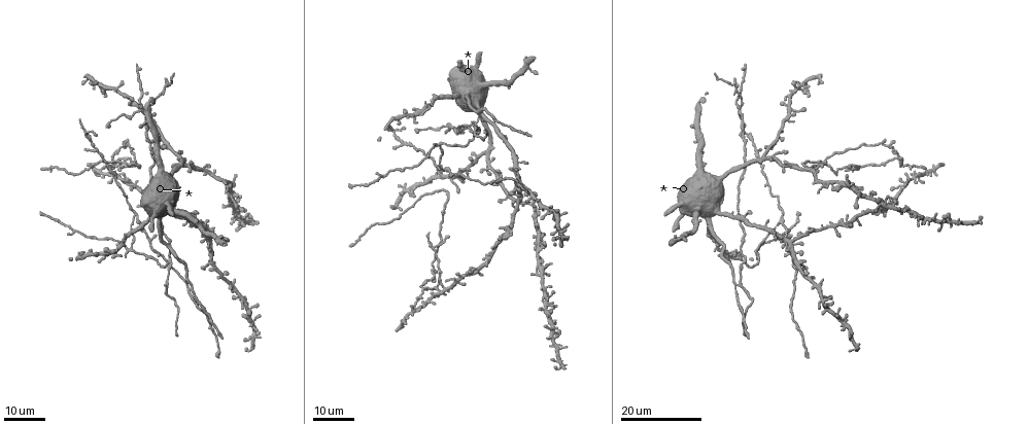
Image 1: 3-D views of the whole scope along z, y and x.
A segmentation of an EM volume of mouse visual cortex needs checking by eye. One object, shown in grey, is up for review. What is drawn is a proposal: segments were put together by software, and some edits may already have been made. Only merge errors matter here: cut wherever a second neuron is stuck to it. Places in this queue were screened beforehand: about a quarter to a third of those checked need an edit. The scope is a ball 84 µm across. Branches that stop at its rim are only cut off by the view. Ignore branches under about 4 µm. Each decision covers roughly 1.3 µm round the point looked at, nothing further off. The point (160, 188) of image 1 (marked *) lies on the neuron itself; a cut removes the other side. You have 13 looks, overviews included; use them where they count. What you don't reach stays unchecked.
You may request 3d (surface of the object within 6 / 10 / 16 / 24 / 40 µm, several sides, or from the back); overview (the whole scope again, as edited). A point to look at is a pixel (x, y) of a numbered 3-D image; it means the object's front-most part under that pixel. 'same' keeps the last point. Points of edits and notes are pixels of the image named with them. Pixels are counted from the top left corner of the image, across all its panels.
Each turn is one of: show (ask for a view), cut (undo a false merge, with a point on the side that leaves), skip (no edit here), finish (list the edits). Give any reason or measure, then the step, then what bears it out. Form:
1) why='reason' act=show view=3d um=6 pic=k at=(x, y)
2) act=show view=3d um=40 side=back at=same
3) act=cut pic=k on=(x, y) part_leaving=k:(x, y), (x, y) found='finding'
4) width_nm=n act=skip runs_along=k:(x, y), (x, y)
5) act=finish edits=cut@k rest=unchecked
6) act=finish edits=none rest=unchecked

why='arms part here' act=show view=3d um=24 pic=1 at=(743, 262)

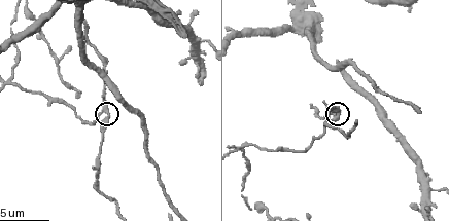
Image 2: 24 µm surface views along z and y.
act=show view=3d um=6 pic=2 at=(106, 109)

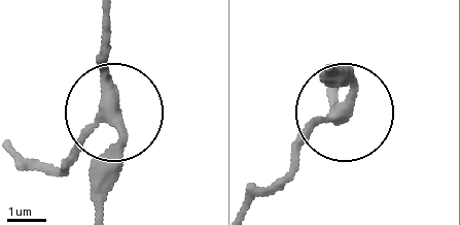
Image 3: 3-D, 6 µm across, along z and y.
act=show view=3d um=6 side=back pic=3 at=(110, 119)

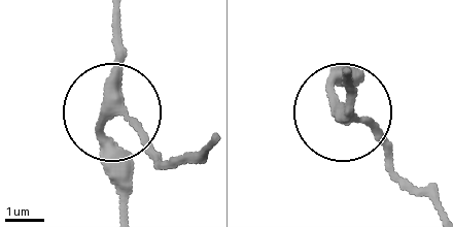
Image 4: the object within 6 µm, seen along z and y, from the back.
arms=3 act=skip found='continuous, no second neuron'

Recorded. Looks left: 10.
why='four or more arms meet' act=show view=3d um=10 pic=2 at=(6, 81)

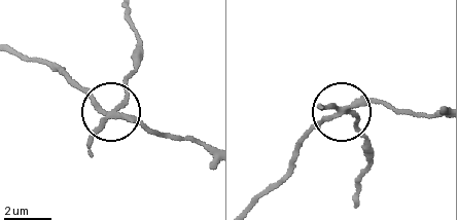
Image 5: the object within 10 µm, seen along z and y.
act=show view=3d um=10 side=back pic=5 at=(341, 109)

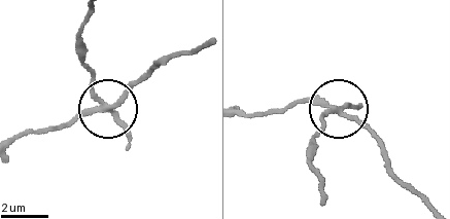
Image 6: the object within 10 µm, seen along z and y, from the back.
arms=4 act=skip runs_along=6:(243, 114), (273, 114), (314, 102), (343, 110), (383, 147) found='continuous, no second neuron'

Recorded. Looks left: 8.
act=show view=3d um=24 pic=1 at=(142, 107)

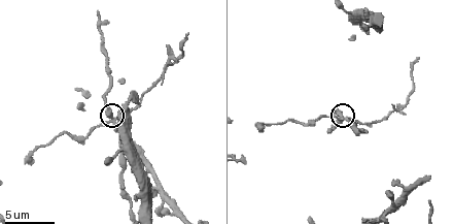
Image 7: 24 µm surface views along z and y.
why='closer look' act=show view=3d um=6 pic=7 at=(114, 117)

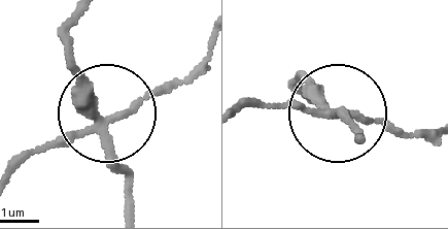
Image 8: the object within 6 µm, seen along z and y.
side_arm_um=14 arms=4 act=cut pic=8 on=(150, 97) found='two neurons meet here'

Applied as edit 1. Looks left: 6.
why='small branch off a trunk' act=show view=3d um=16 pic=1 at=(538, 246)

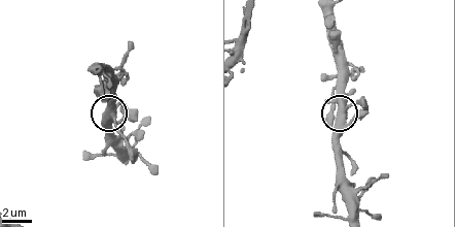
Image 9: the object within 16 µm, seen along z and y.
why='closer look' act=show view=3d um=10 pic=9 at=(342, 115)

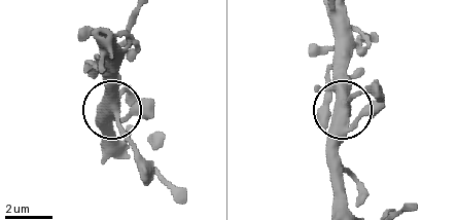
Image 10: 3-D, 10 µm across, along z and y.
width_nm=400 act=skip runs_along=10:(328, 13), (341, 102), (369, 86) found='one neuron here'

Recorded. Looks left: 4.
why='branch point' act=show view=3d um=16 pic=1 at=(926, 169)

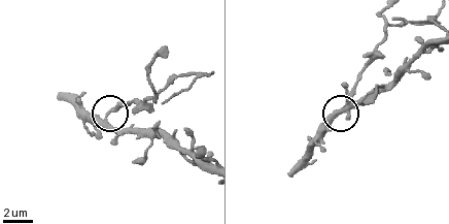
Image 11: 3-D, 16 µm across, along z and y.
act=show view=3d um=10 pic=11 at=(103, 118)

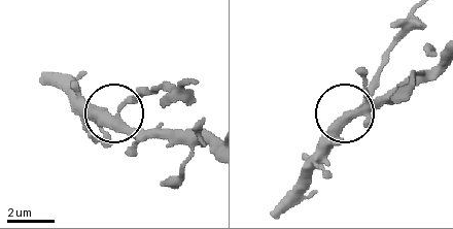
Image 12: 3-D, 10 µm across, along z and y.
side_arm_um=6 act=cut pic=12 on=(142, 90) found='a second neuron is stuck on'

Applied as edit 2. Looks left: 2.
act=finish edits=cut@8,cut@12 rest=unchecked

